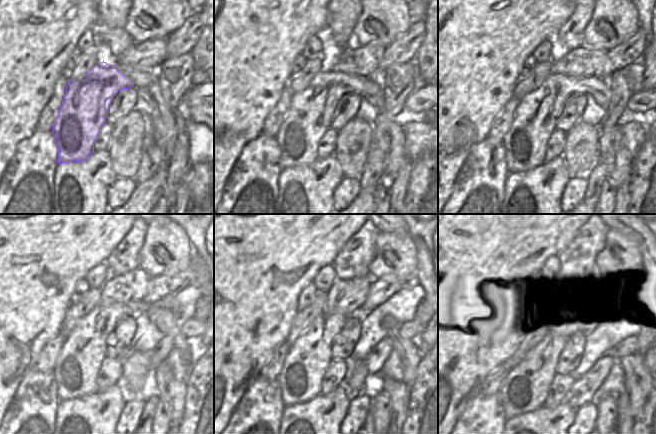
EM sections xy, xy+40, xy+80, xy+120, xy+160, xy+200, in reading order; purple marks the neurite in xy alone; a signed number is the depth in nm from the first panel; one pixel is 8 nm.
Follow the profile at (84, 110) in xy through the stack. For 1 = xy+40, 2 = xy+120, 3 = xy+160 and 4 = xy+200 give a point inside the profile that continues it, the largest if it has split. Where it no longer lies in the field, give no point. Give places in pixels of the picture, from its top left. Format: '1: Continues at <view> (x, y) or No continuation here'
1: Continues at xy+40 (310, 113)
2: Continues at xy+120 (77, 365)
3: Continues at xy+160 (308, 358)
4: Continues at xy+200 (529, 372).

